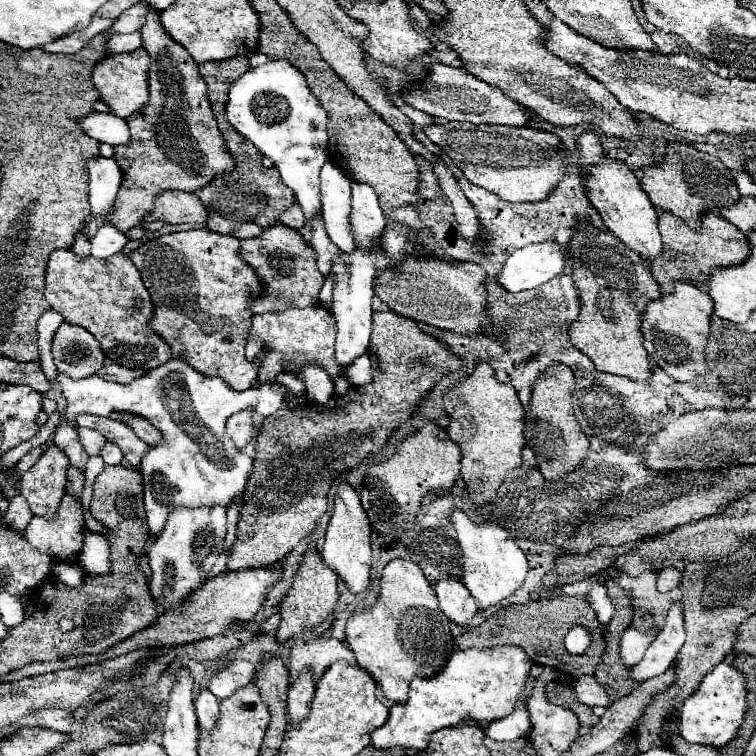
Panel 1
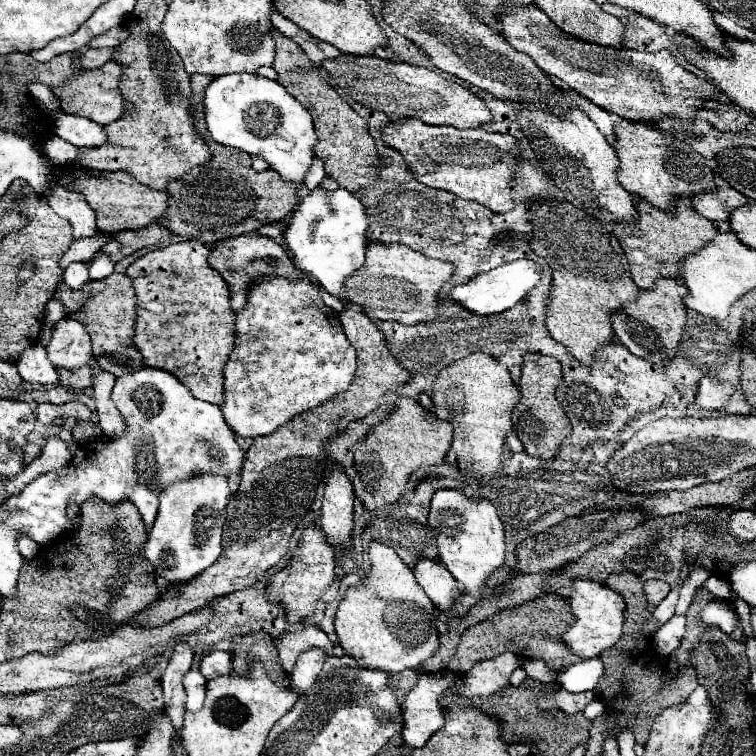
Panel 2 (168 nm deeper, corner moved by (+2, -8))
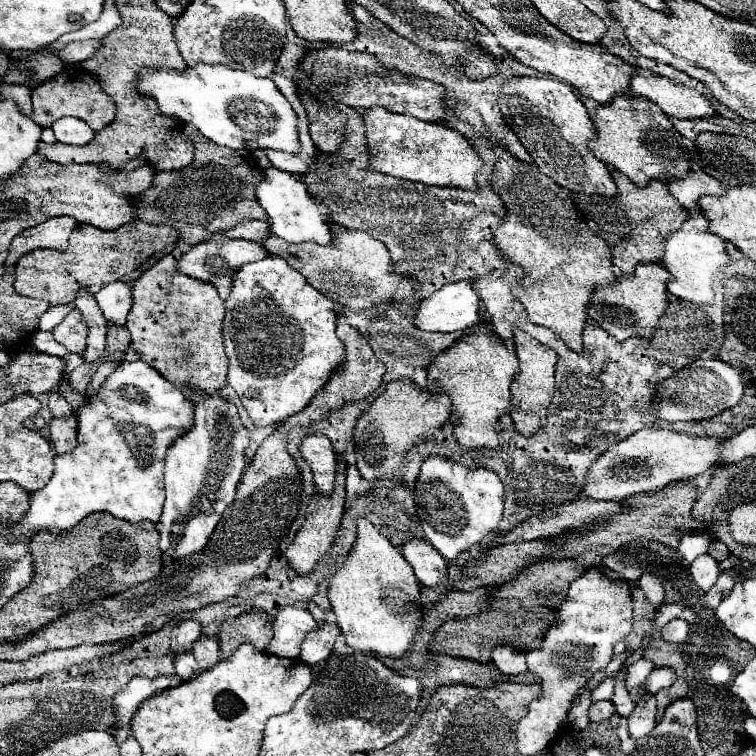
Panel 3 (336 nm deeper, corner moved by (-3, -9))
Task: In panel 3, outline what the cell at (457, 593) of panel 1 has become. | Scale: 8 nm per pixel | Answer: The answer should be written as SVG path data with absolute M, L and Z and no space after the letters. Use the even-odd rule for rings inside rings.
M410 539L400 547L404 559L412 565L420 583L432 587L446 579L446 561L424 539Z

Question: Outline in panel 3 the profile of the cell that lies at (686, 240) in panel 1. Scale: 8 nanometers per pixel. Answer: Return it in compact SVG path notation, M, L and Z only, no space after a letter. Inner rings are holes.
M610 169L610 173L618 187L616 197L568 193L578 211L586 215L584 221L588 227L612 247L612 263L624 273L632 273L636 263L660 261L660 253L664 253L664 237L680 229L684 217L688 217L688 211L668 193L668 189L664 189L664 183L658 179L650 179L646 187L640 187L616 169Z

